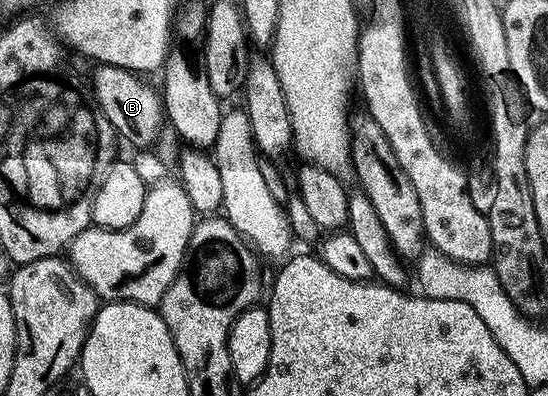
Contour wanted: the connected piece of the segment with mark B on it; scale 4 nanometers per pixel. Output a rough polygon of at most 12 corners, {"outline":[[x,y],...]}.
{"outline":[[119,66],[93,67],[93,101],[117,135],[146,148],[163,95]]}

